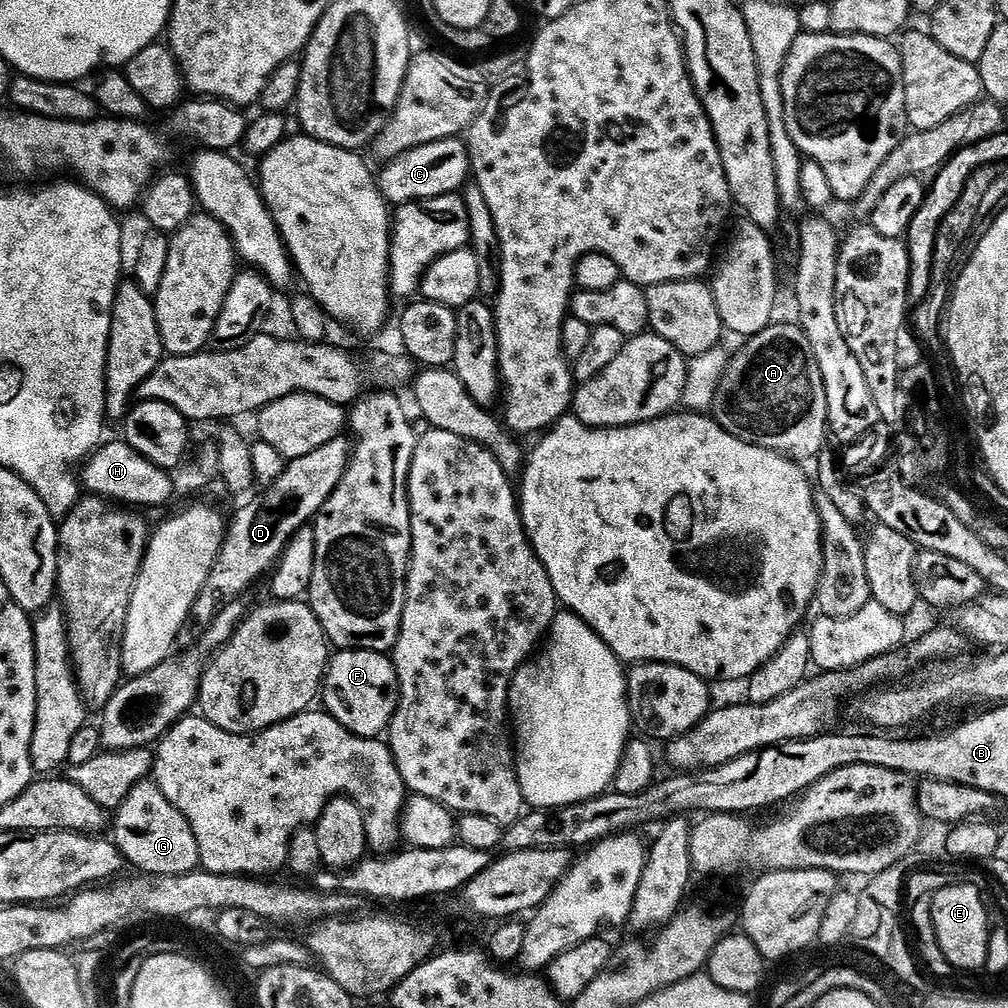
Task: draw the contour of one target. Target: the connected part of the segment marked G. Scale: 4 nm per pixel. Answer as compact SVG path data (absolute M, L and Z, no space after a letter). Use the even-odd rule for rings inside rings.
M151 779L134 786L120 807L115 809L110 836L125 861L136 867L137 873L146 876L181 876L200 868L198 838L194 838L190 822L164 797L160 787Z

